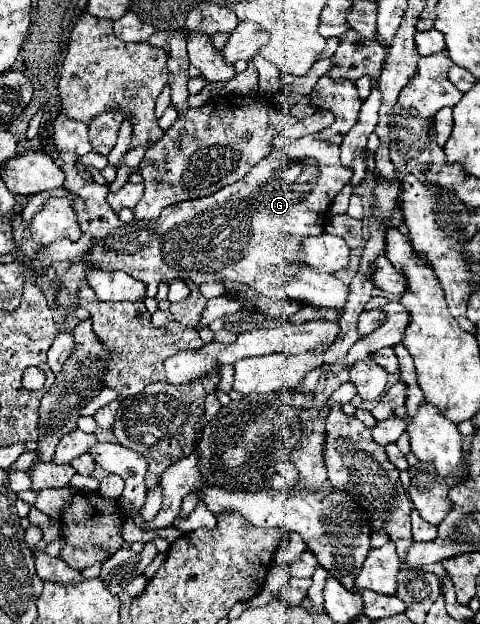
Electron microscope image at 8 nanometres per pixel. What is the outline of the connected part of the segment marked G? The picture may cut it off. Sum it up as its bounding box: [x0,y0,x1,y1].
[54,75,362,299]

